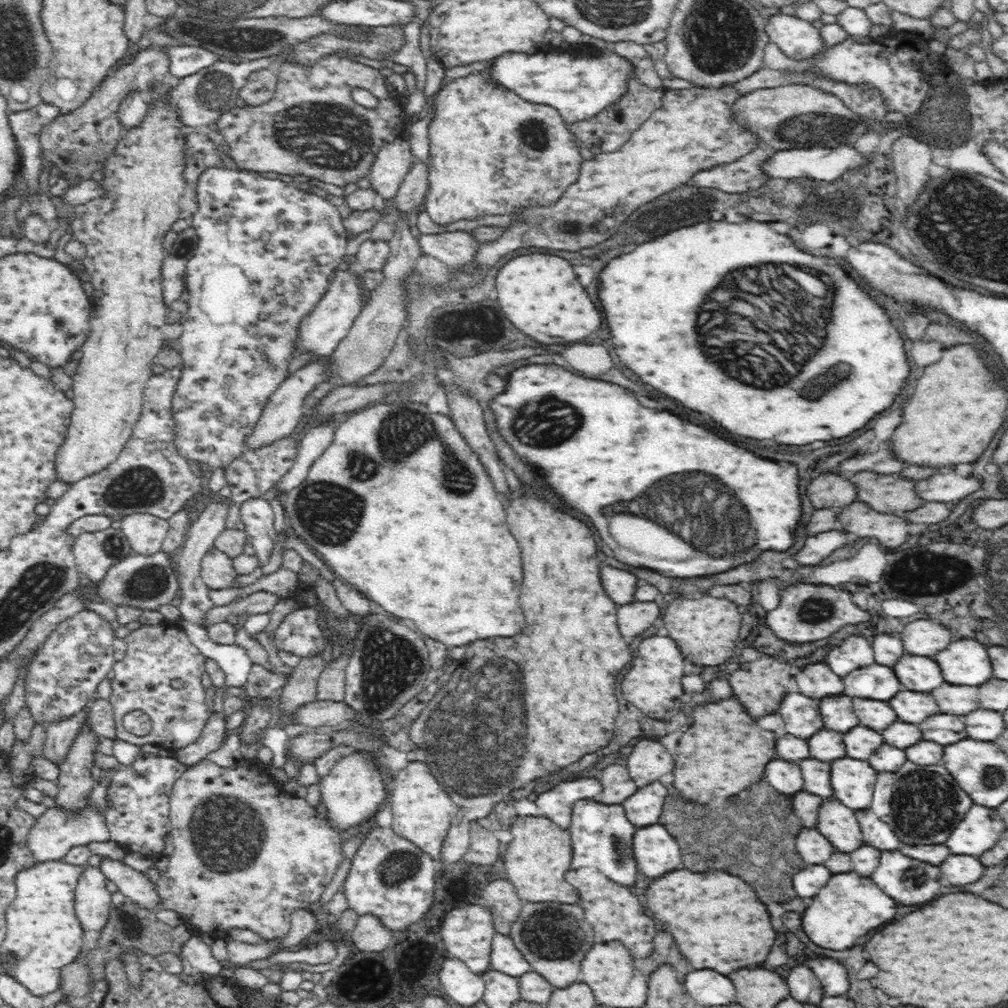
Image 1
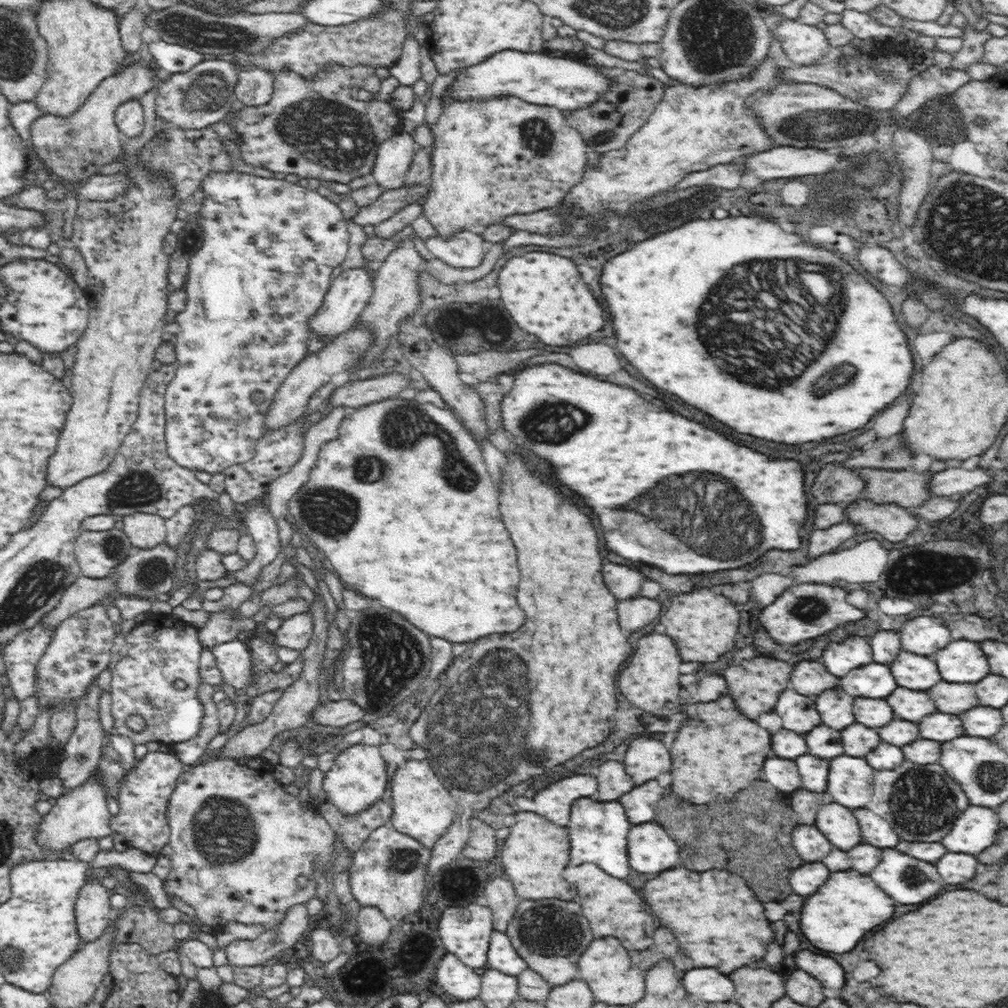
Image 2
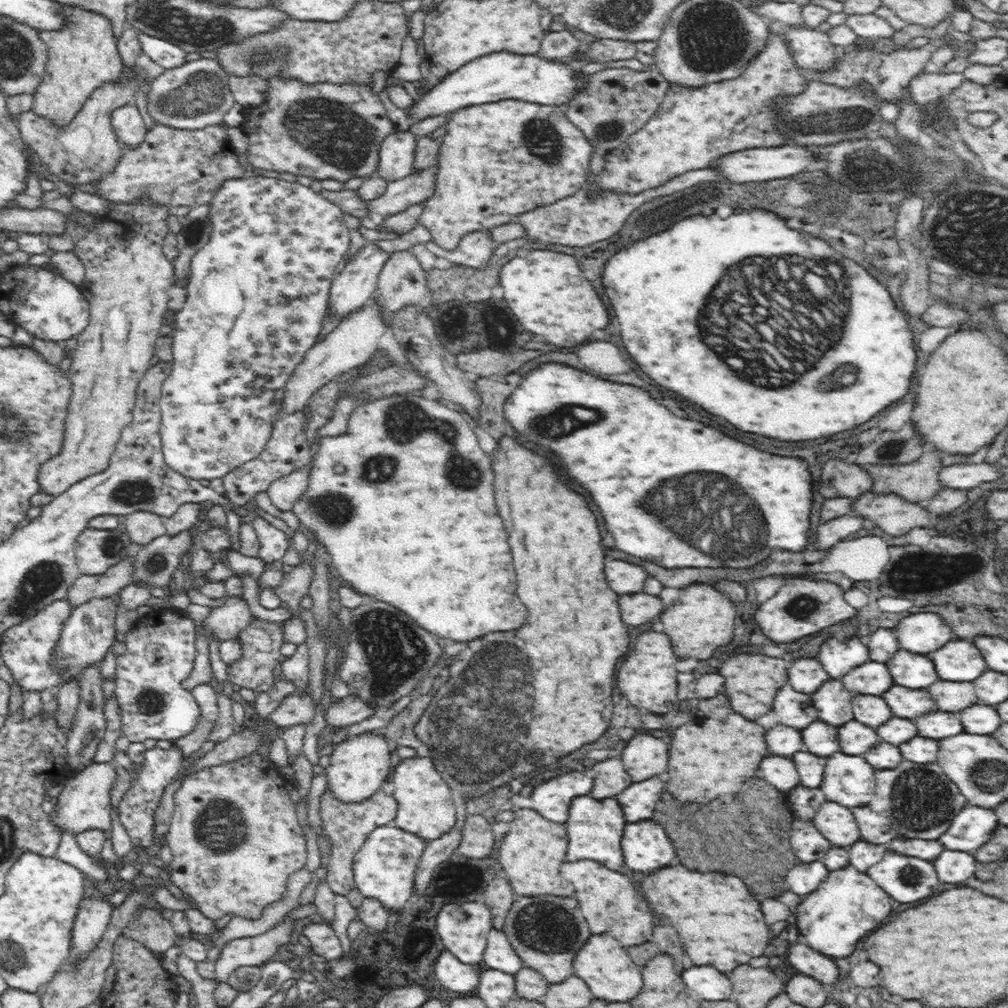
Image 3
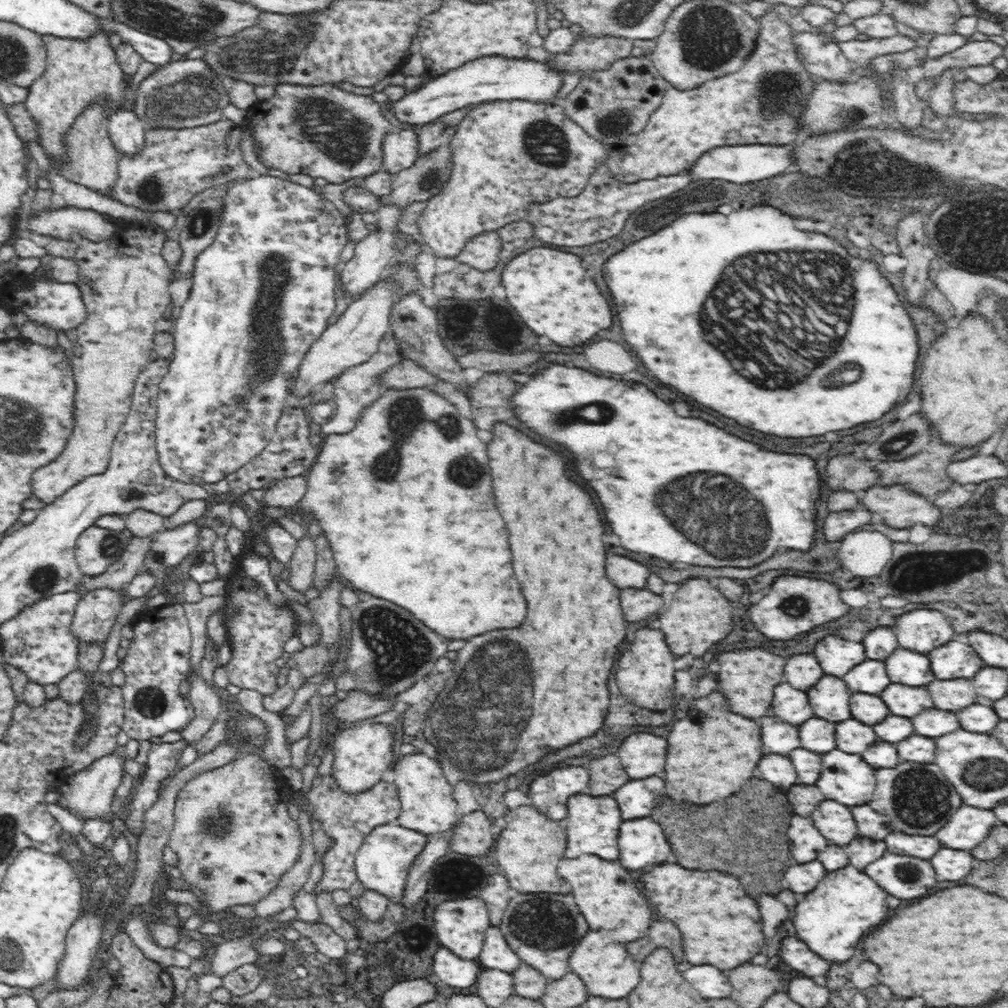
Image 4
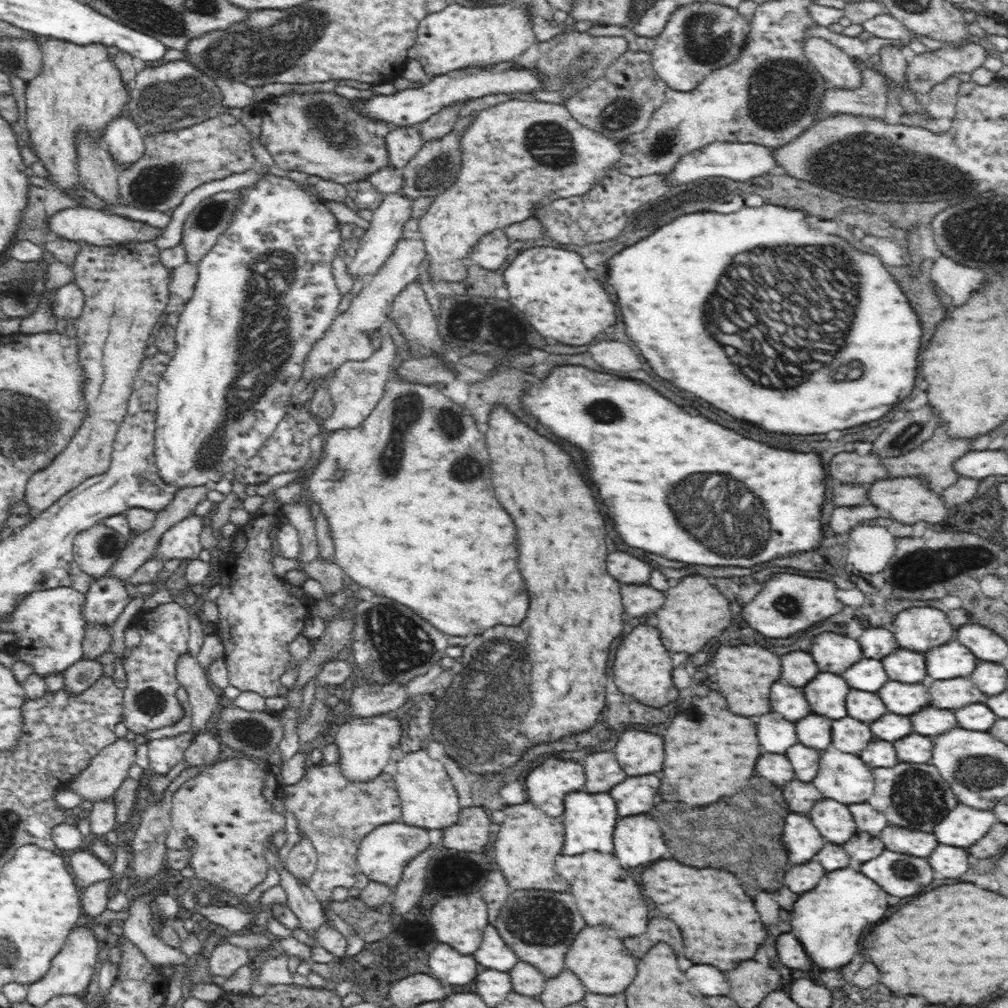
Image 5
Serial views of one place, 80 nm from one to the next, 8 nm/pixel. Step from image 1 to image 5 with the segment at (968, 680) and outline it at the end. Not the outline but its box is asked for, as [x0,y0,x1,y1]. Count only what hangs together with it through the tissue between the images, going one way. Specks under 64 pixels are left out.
[928,641,978,680]

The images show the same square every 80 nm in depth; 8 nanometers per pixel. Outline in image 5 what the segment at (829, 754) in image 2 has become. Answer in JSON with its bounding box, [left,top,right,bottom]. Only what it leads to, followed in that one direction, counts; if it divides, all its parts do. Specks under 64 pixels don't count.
[794,713,831,752]

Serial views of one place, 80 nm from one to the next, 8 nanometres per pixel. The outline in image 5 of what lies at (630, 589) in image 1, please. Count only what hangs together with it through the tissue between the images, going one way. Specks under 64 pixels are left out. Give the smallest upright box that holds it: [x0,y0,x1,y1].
[608,552,650,584]

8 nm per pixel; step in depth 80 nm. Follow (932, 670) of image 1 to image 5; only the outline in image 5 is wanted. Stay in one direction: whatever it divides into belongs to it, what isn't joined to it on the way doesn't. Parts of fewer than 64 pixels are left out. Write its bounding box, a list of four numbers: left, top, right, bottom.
[882,648,926,682]

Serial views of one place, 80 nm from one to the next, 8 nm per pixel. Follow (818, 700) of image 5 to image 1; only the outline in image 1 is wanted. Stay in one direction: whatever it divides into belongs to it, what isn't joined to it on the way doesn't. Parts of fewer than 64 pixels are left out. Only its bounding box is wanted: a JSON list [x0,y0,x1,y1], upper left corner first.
[819,694,858,732]

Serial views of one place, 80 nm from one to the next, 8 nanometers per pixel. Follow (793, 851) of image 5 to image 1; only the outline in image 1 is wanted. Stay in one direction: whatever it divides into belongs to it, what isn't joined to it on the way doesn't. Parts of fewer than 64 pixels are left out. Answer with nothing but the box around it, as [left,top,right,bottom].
[796,827,836,865]

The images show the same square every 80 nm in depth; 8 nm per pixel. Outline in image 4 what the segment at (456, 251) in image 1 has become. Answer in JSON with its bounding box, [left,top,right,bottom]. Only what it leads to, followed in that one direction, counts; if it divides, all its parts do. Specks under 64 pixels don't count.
[455,230,503,271]

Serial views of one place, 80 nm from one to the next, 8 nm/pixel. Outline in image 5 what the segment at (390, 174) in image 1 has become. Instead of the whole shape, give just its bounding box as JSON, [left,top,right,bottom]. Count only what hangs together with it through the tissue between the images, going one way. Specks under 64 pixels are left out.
[385,126,423,169]

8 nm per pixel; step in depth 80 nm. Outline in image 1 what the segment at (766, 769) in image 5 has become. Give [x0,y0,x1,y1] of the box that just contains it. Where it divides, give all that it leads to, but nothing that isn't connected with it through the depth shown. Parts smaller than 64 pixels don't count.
[764,760,803,796]

